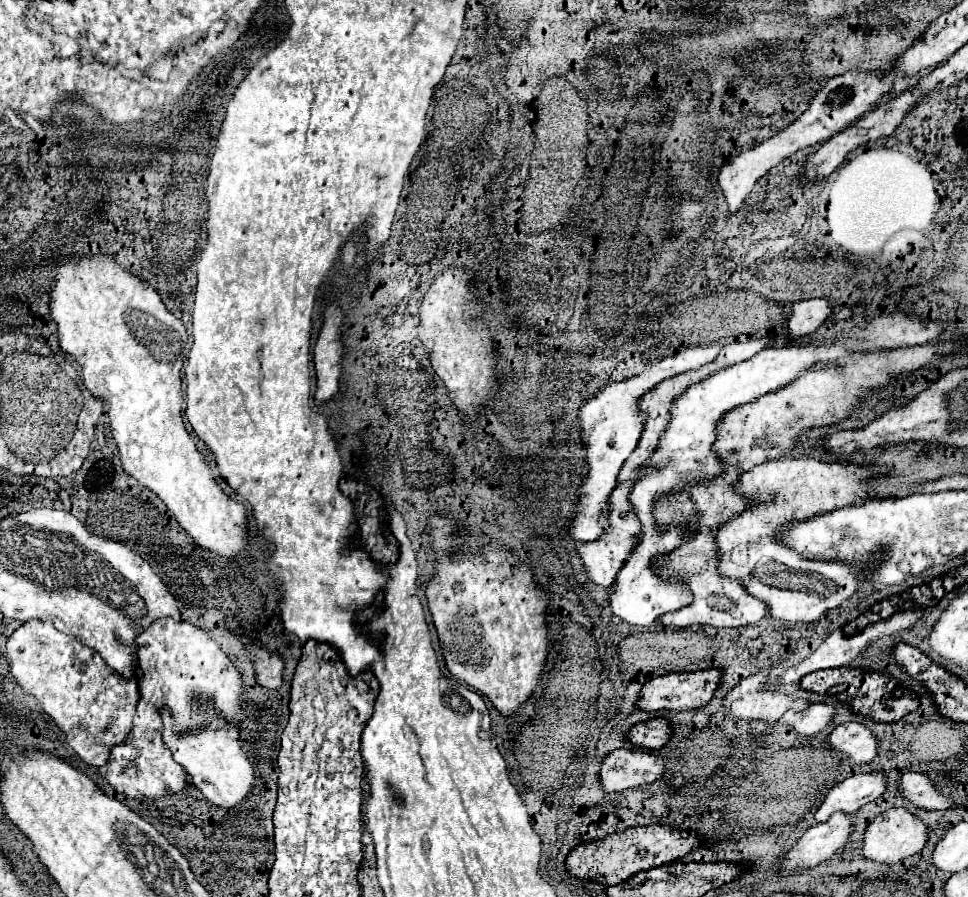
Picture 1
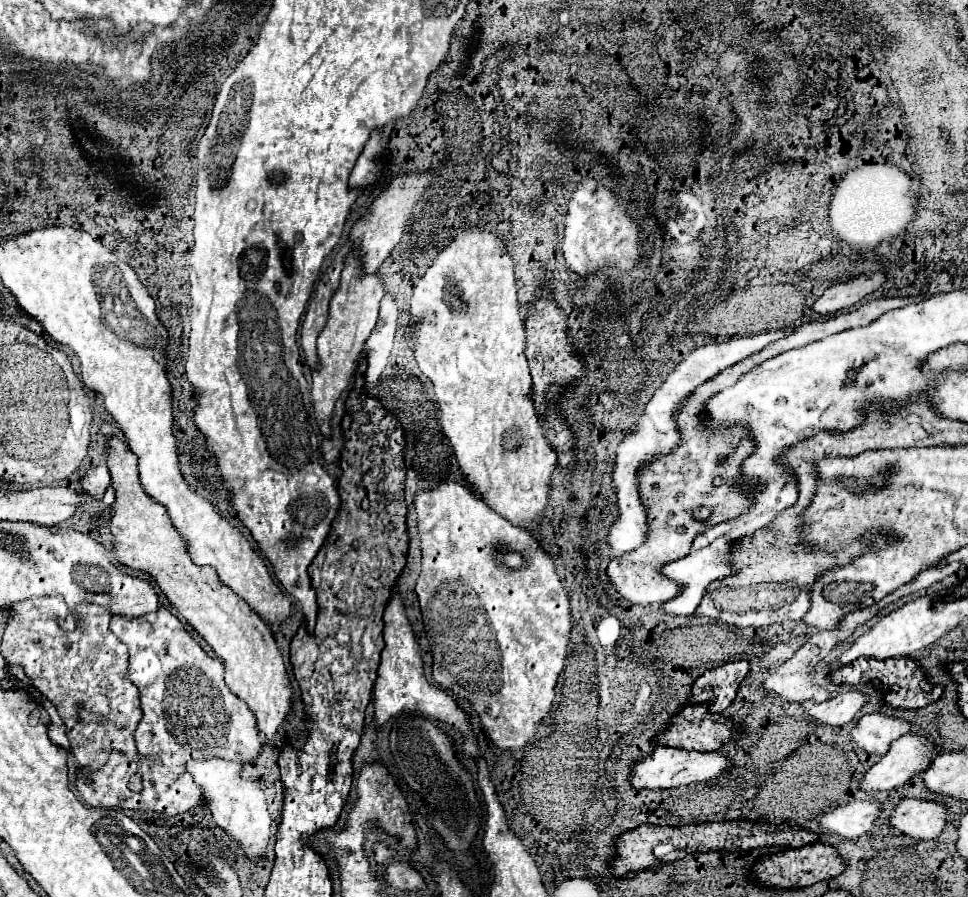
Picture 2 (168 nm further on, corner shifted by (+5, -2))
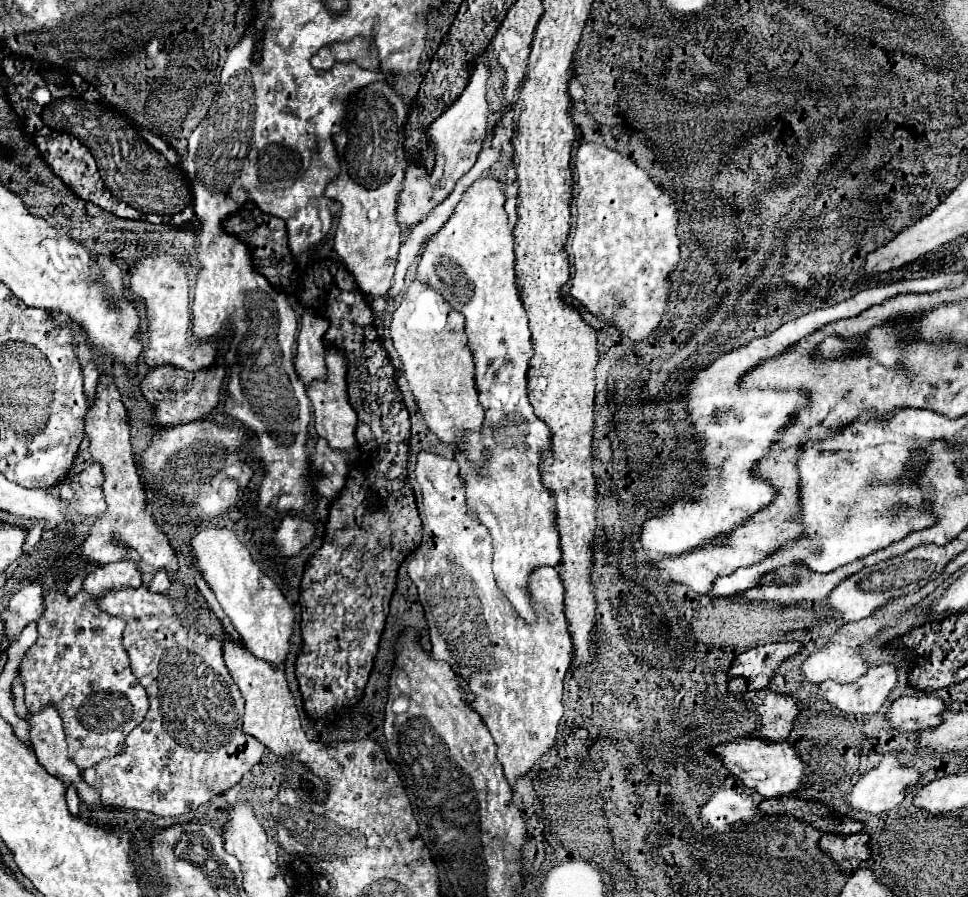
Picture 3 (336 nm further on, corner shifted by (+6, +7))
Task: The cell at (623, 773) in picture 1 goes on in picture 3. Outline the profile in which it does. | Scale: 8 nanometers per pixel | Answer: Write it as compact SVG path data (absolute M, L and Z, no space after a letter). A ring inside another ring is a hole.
M745 739L745 741L719 745L715 753L721 755L725 767L735 777L739 777L747 787L759 791L765 799L799 793L801 789L807 787L807 765L801 761L799 751L787 741L775 743L767 739Z

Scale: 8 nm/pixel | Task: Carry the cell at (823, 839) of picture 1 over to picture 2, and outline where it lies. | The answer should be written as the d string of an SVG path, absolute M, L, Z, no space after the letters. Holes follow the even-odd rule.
M852 800L838 806L830 814L822 816L820 828L836 834L842 840L854 840L872 828L872 822L880 814L880 802L876 800Z

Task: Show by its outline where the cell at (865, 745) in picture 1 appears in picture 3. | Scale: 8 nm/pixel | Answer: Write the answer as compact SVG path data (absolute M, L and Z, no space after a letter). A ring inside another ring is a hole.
M913 695L899 697L889 713L887 721L899 731L921 731L941 725L941 713L947 709L945 701L937 695Z

